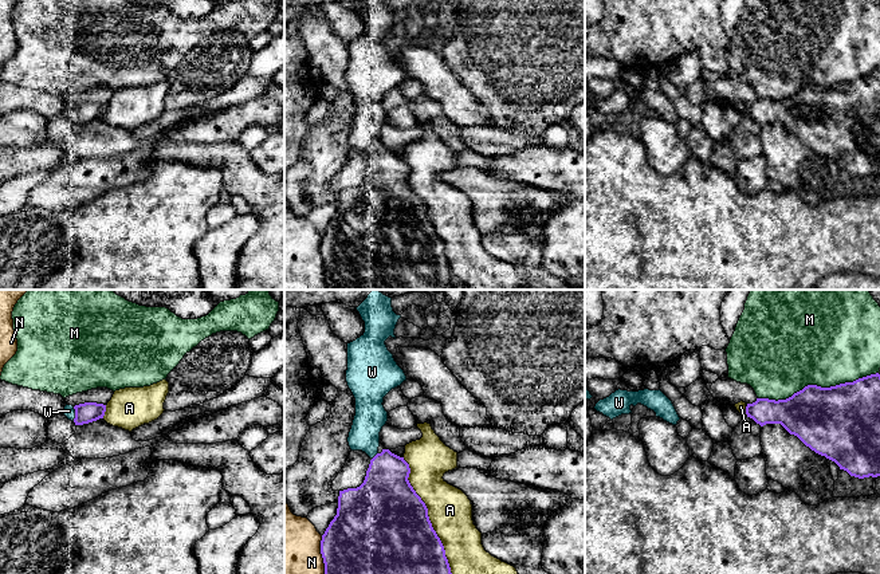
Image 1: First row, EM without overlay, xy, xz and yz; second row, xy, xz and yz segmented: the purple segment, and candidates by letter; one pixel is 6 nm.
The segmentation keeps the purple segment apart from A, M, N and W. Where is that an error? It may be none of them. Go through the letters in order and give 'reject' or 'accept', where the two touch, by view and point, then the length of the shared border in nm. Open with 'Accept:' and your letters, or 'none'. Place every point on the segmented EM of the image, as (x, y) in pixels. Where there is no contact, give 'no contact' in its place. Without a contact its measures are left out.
Accept: W
A: reject | xz (427, 515) | 750 nm
M: reject | yz (817, 386) | 750 nm
N: reject | xz (321, 553) | 240 nm
W: accept | xy (75, 413) | 90 nm

